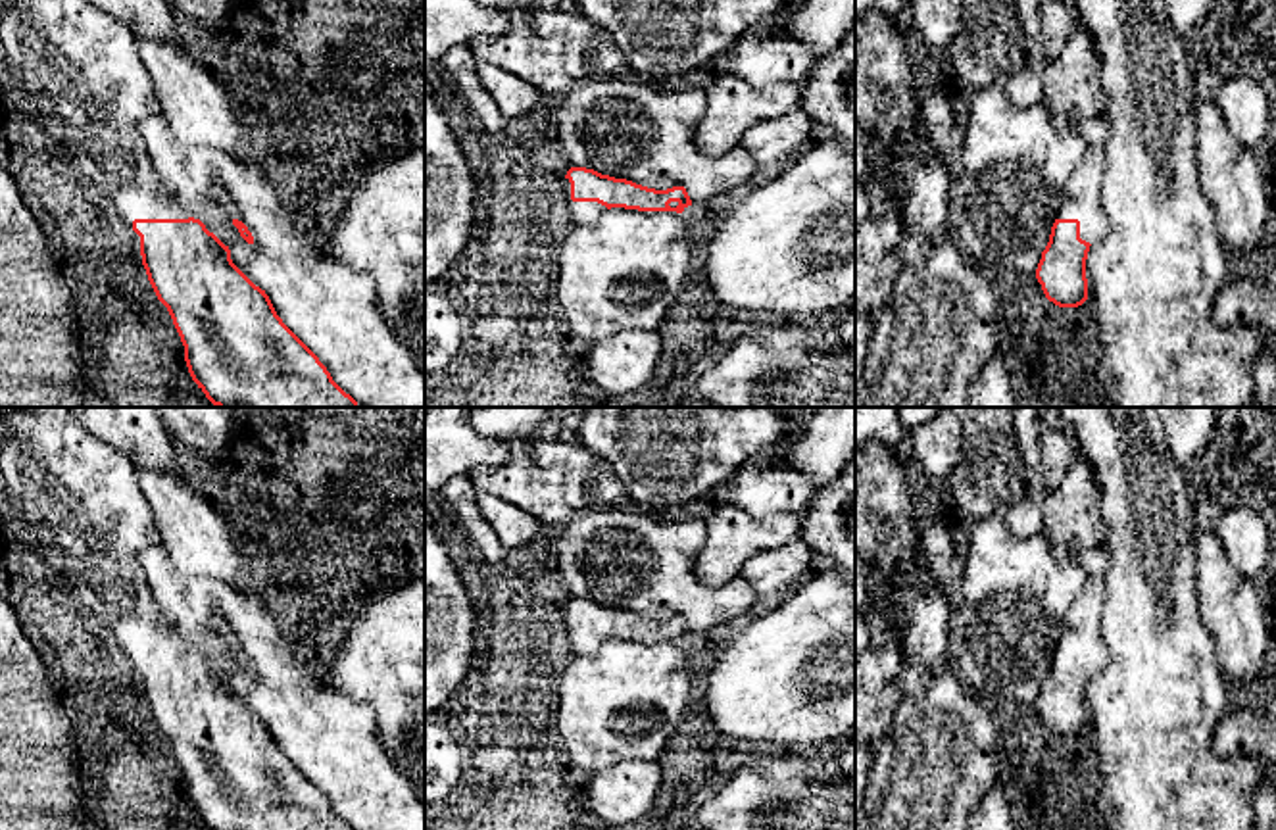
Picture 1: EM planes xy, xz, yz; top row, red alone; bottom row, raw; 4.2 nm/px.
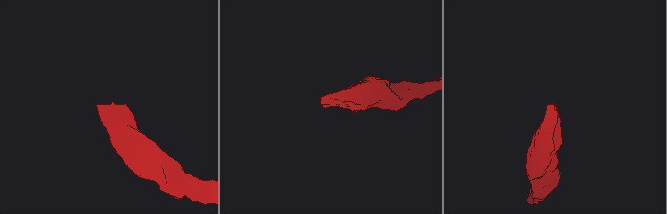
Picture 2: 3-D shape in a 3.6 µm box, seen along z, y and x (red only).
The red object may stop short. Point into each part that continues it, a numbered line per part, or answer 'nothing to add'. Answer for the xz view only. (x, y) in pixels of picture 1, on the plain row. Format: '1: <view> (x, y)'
1: xz (581, 642)

